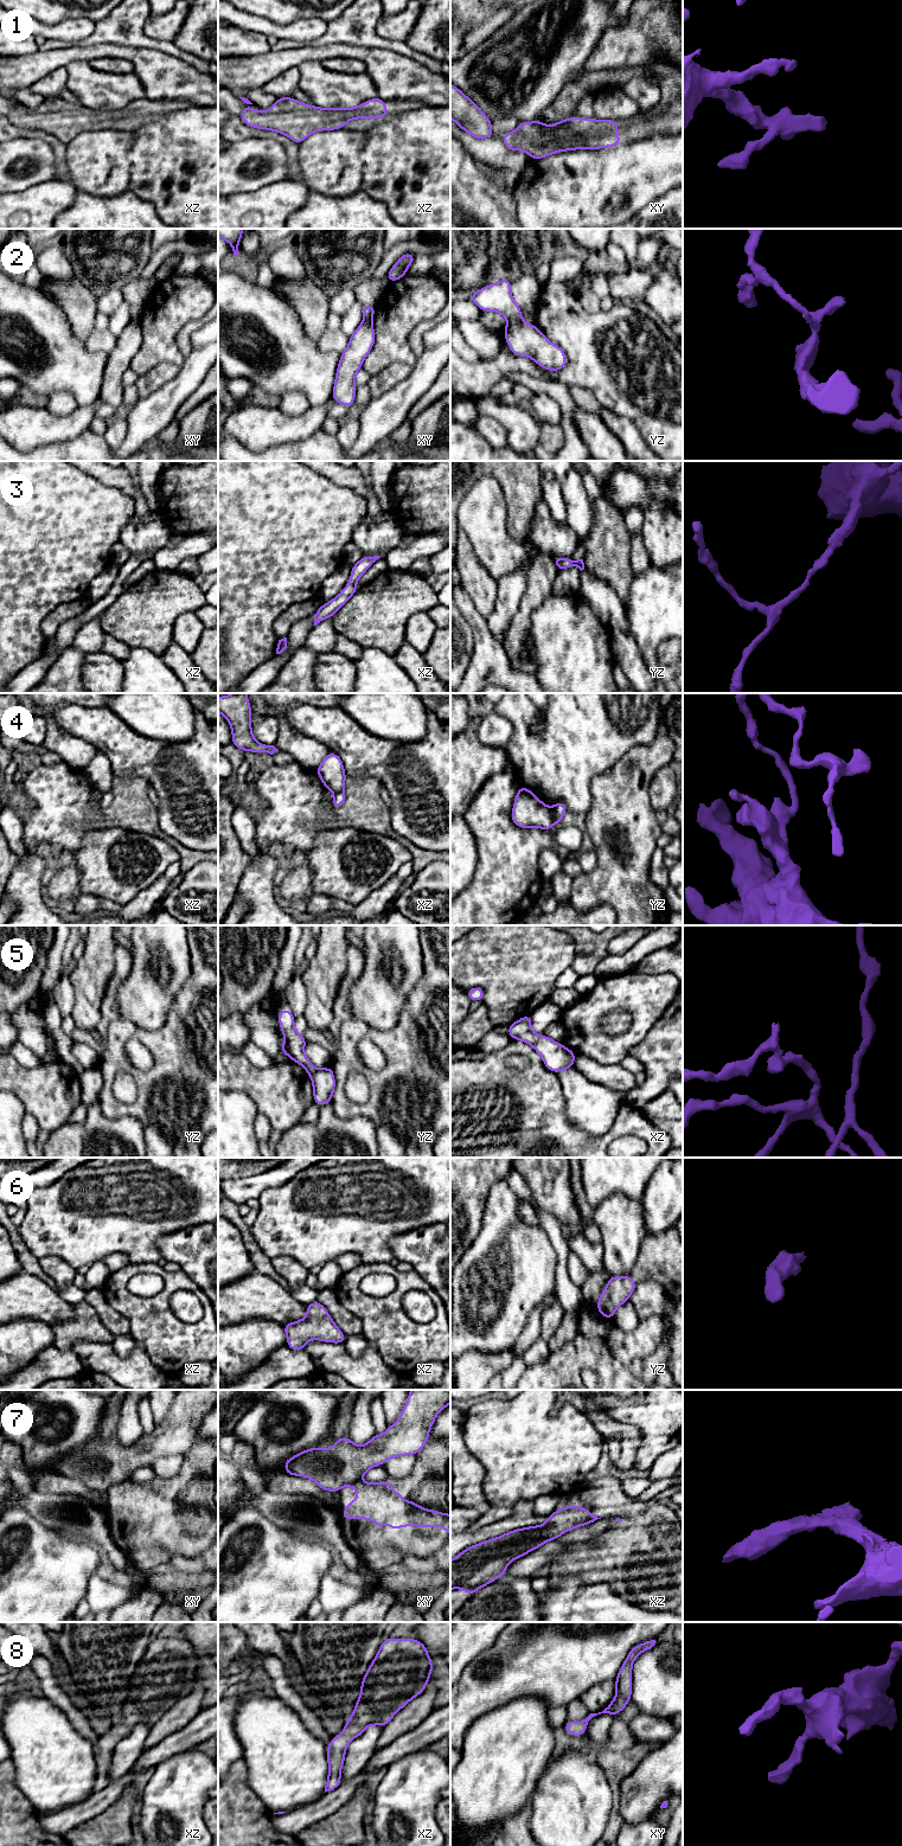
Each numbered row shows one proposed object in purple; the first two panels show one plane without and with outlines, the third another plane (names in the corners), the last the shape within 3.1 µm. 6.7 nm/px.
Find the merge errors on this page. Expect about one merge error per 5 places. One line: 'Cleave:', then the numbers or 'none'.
Cleave: 2, 4, 7

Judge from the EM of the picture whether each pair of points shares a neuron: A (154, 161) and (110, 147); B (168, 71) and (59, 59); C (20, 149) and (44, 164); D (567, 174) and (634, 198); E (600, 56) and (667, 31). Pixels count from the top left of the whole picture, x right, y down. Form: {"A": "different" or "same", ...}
{"A": "different", "B": "same", "C": "same", "D": "same", "E": "same"}

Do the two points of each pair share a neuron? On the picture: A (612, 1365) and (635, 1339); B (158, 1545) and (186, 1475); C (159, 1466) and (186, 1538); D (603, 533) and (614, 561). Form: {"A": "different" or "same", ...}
{"A": "same", "B": "same", "C": "different", "D": "same"}

